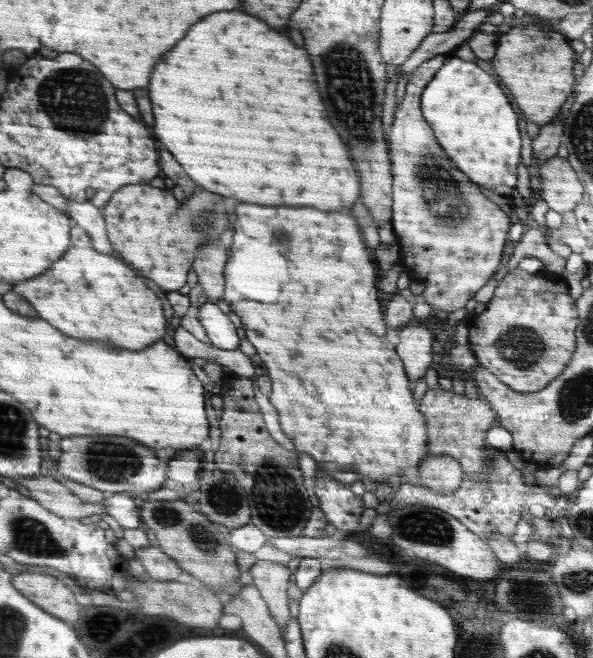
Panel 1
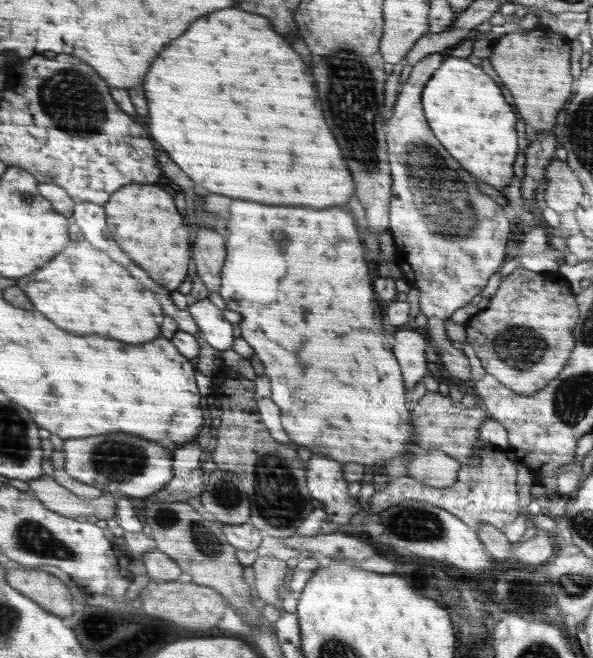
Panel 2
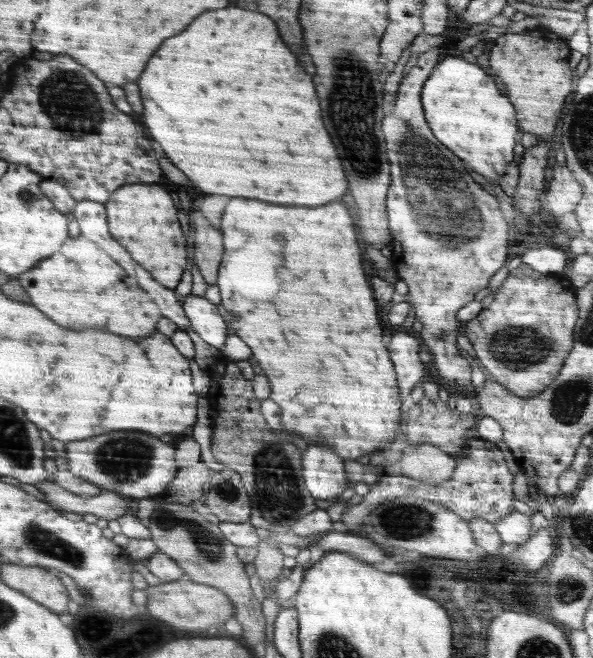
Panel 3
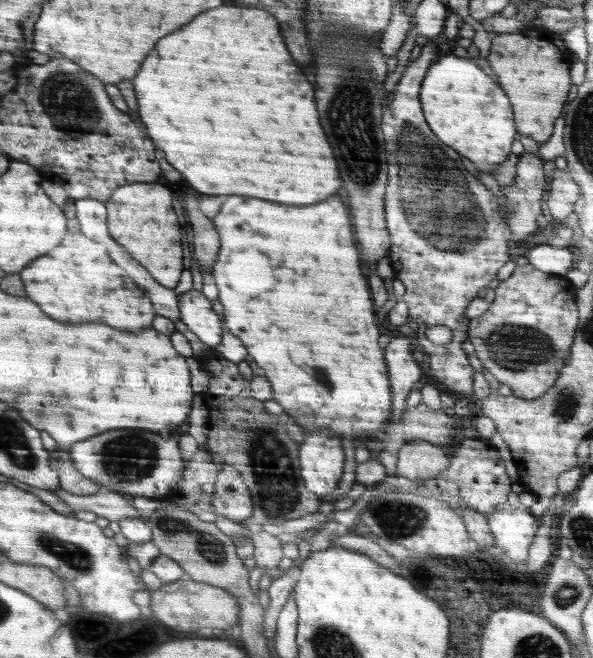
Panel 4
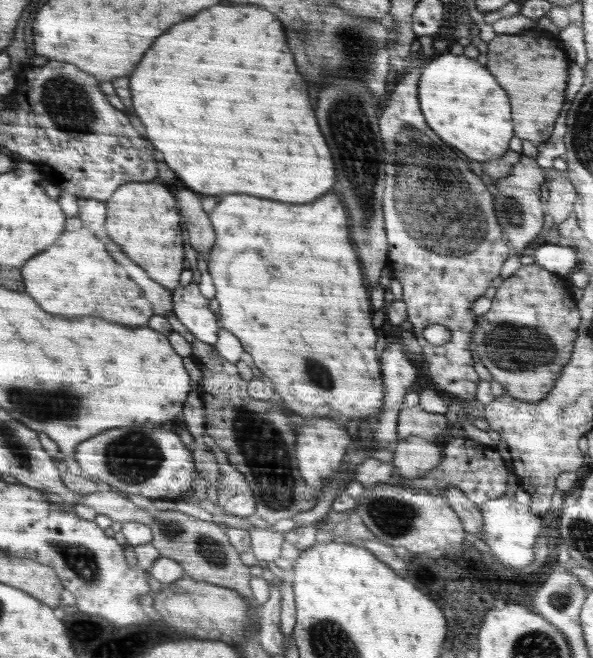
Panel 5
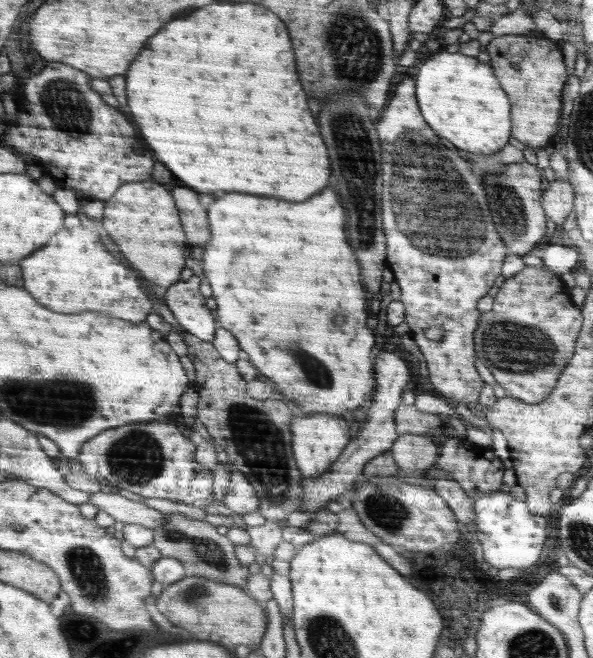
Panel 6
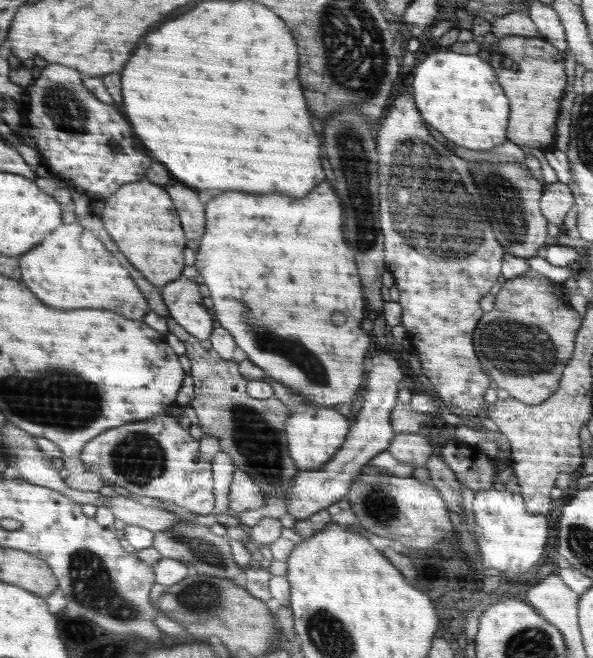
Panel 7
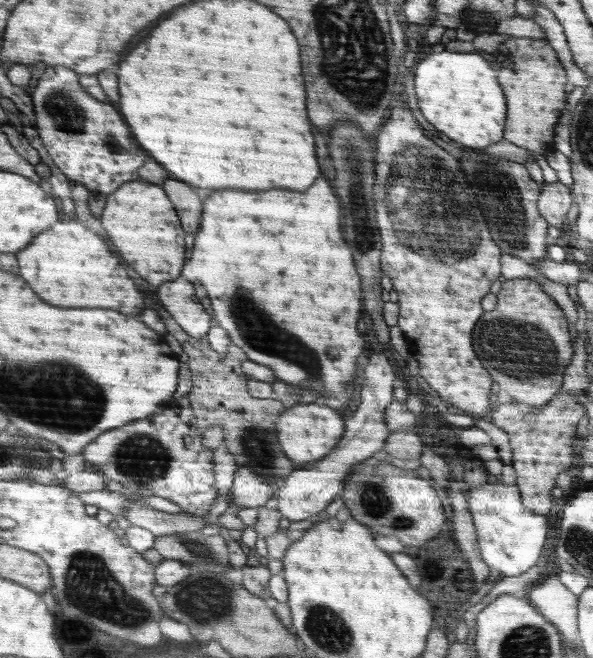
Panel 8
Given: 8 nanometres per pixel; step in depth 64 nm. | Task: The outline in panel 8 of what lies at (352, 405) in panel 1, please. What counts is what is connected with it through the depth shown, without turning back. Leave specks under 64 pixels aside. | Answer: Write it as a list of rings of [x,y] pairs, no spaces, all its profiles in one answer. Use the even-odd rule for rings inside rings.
[[[320,178],[304,194],[290,190],[220,190],[206,200],[204,210],[204,226],[191,258],[186,260],[182,277],[200,282],[206,288],[215,319],[228,330],[233,343],[246,352],[248,359],[271,368],[278,381],[324,392],[322,400],[326,397],[345,400],[348,391],[344,388],[352,386],[356,360],[364,348],[364,340],[356,328],[362,312],[362,290],[350,246],[340,236],[338,198],[332,194],[328,182]],[[230,216],[236,220],[236,230],[240,232],[232,232],[234,226],[228,226]]]

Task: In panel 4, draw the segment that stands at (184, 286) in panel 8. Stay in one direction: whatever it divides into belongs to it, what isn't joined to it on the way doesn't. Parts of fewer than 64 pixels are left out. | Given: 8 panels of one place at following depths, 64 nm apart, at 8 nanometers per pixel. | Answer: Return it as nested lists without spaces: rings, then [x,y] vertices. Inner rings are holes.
[[[195,289],[181,294],[180,298],[183,322],[205,344],[219,347],[225,335],[224,316],[214,310],[214,302]]]

